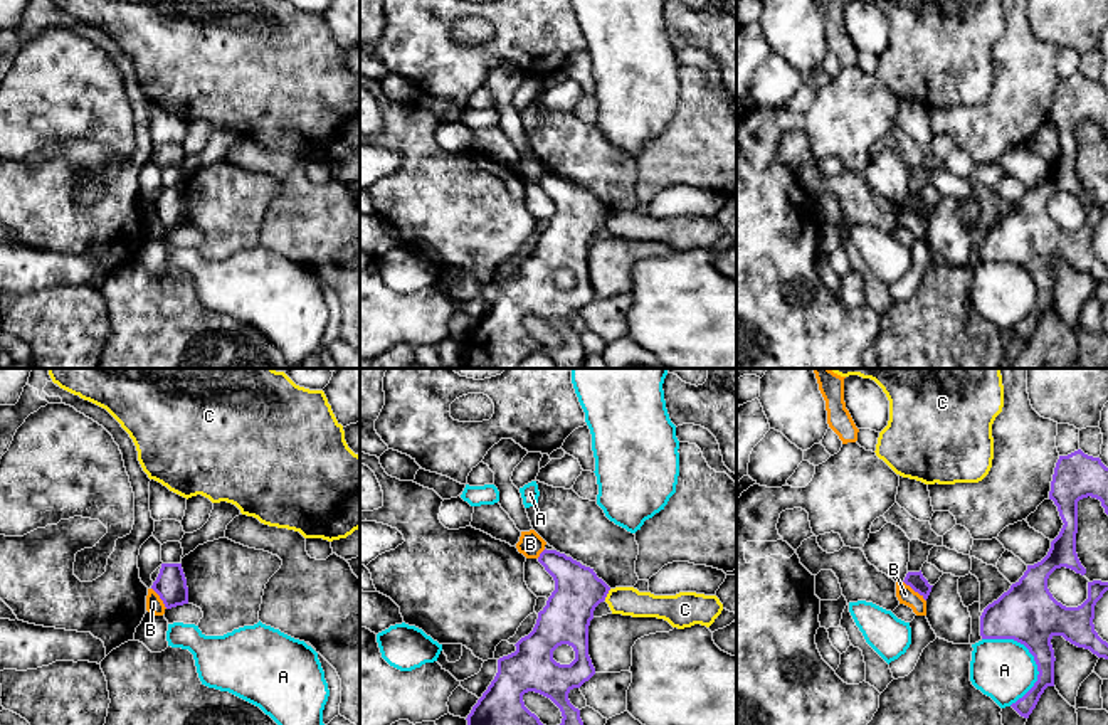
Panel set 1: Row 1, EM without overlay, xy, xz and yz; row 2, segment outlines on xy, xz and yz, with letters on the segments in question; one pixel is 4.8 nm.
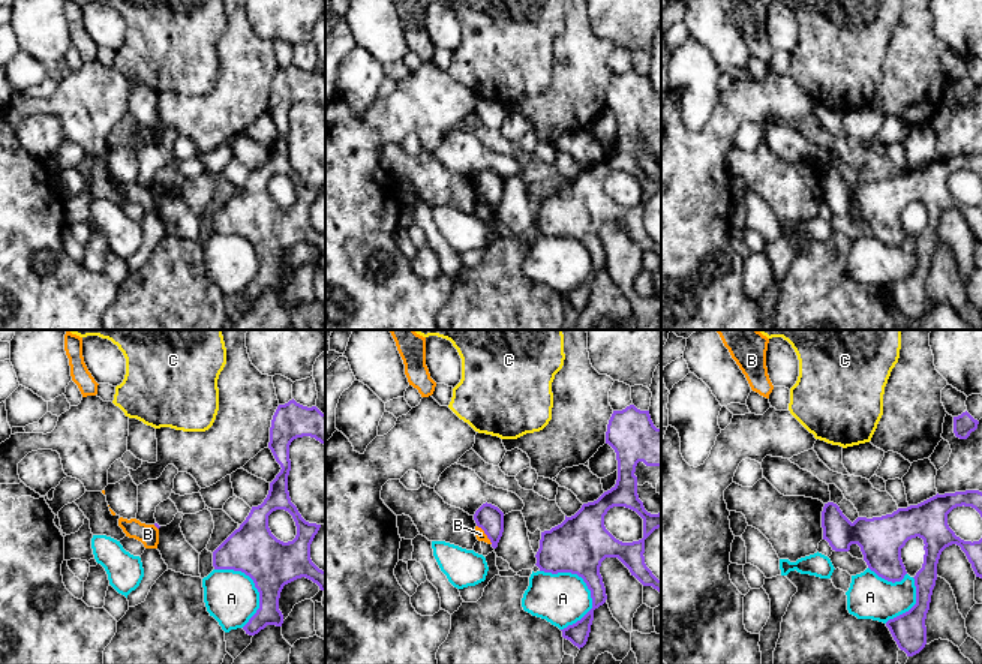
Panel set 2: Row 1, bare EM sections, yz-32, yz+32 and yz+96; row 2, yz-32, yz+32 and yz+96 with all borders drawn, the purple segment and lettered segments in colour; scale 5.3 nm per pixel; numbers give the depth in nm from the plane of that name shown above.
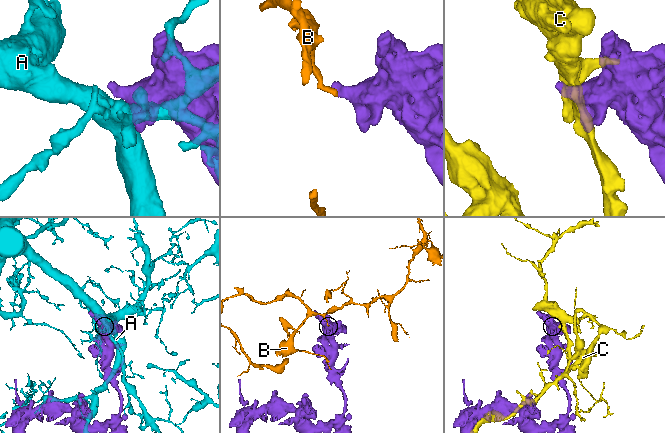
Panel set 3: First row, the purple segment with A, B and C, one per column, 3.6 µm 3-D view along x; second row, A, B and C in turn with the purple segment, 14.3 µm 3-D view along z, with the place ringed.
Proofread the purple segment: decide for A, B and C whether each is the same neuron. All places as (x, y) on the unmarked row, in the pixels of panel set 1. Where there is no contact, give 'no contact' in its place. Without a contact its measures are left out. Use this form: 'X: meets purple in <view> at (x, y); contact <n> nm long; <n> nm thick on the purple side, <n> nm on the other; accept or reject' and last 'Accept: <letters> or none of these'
A: meets purple in yz at (1033, 278); contact 360 nm long; 280 nm thick on the purple side, 300 nm on the other; reject
B: meets purple in yz at (915, 214); contact 150 nm long; 80 nm thick on the purple side, 90 nm on the other; reject
C: meets purple in xz at (607, 216); contact 70 nm long; 240 nm thick on the purple side, 140 nm on the other; reject
Accept: none of these

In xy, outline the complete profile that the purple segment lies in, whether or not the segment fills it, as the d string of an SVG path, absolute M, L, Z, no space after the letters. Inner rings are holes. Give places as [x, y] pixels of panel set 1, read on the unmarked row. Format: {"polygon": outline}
{"polygon": "M161 187L151 212L160 219L166 232L188 227L188 210L182 187Z"}

